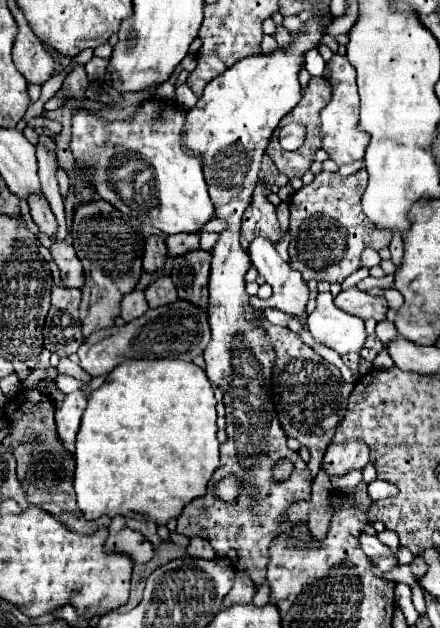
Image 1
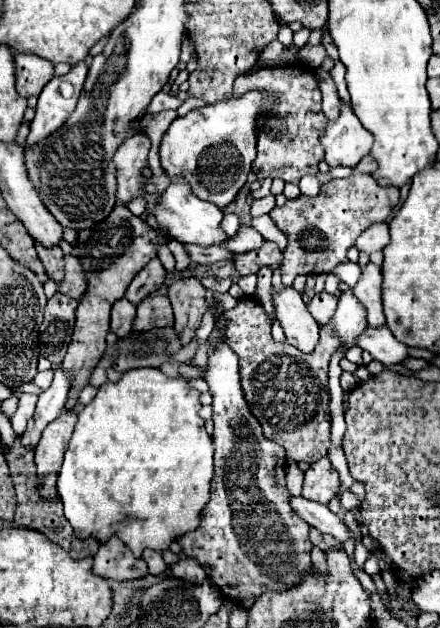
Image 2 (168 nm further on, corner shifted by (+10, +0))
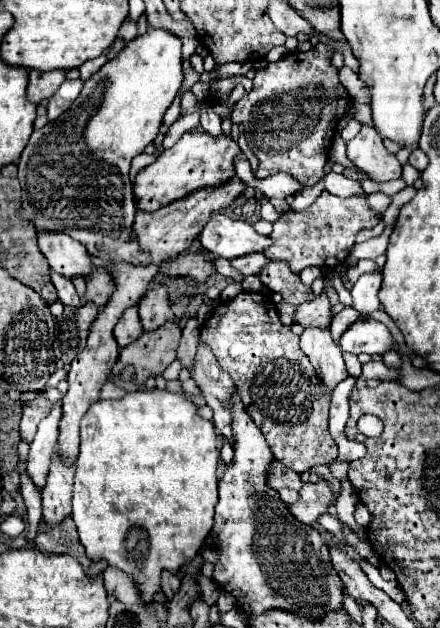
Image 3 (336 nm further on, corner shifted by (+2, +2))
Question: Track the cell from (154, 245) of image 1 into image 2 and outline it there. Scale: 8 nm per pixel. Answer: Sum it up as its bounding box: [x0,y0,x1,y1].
[127,257,165,303]

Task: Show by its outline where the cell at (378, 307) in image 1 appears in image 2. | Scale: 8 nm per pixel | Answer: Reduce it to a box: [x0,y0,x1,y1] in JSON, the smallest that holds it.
[307,291,339,325]

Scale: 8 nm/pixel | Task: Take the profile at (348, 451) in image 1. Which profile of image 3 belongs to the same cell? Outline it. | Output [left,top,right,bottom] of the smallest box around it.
[289,479,333,525]

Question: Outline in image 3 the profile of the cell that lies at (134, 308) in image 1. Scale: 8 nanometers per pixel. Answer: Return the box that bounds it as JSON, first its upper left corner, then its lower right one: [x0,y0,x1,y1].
[113,307,143,349]

